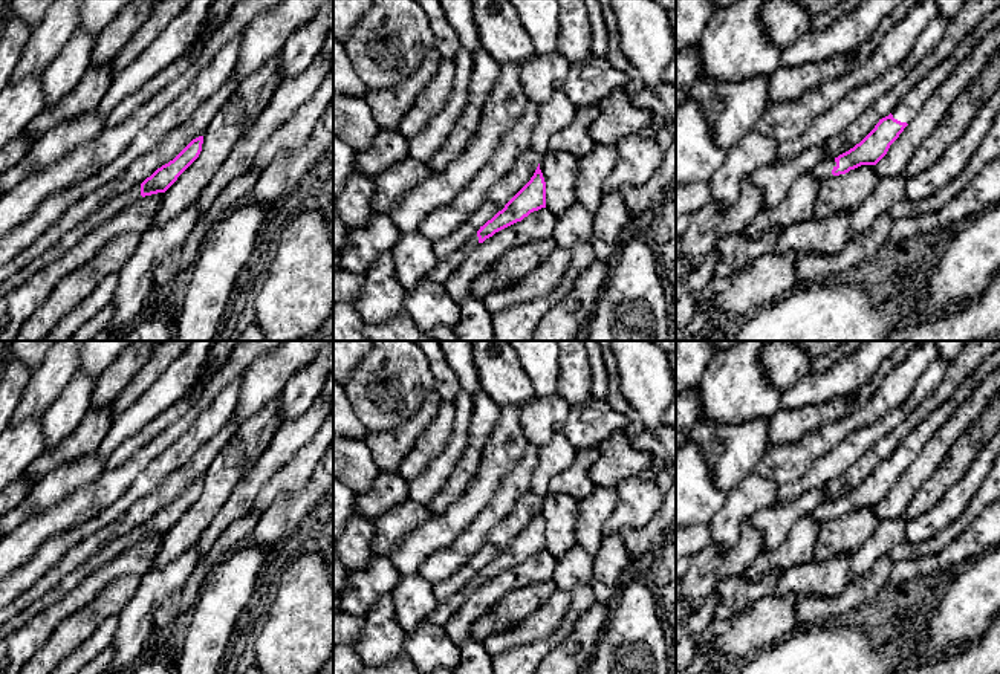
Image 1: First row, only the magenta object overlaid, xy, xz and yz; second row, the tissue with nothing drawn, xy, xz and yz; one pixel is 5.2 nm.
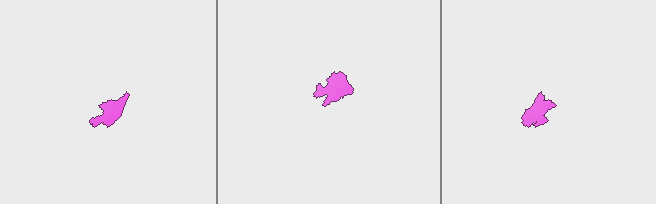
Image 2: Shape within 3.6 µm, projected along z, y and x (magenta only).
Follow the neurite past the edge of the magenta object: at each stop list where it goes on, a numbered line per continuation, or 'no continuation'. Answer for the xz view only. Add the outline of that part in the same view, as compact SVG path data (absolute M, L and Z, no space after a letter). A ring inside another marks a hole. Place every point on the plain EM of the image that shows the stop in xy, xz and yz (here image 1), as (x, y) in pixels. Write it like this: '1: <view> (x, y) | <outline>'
1: xz (445, 609) | M474 576L469 582L462 585L451 598L448 598L446 601L440 601L437 608L430 614L428 622L434 625L445 625L477 588L479 579L477 576Z

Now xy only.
1: xy (110, 549) | M136 527L118 540L104 543L90 558L69 572L69 575L50 591L32 602L26 610L20 611L0 627L0 640L20 630L47 607L60 602L67 593L75 590L89 575L101 569L104 564L116 558L121 552L142 541L141 527Z

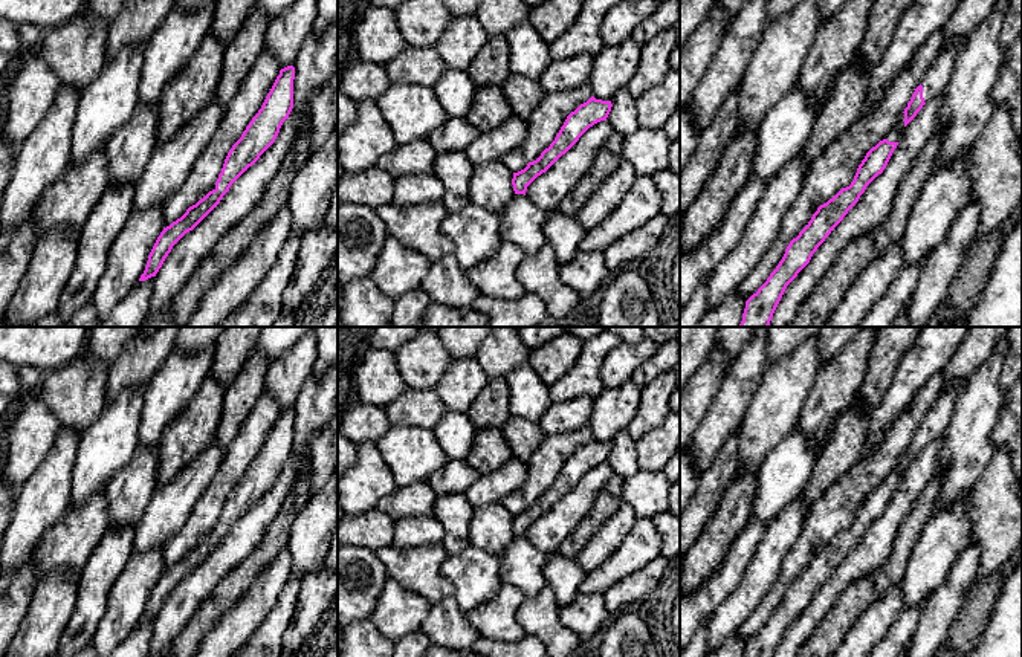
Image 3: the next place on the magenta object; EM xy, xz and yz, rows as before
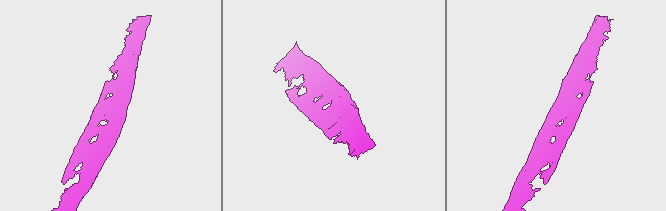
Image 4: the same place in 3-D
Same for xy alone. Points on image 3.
no continuation

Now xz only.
no continuation

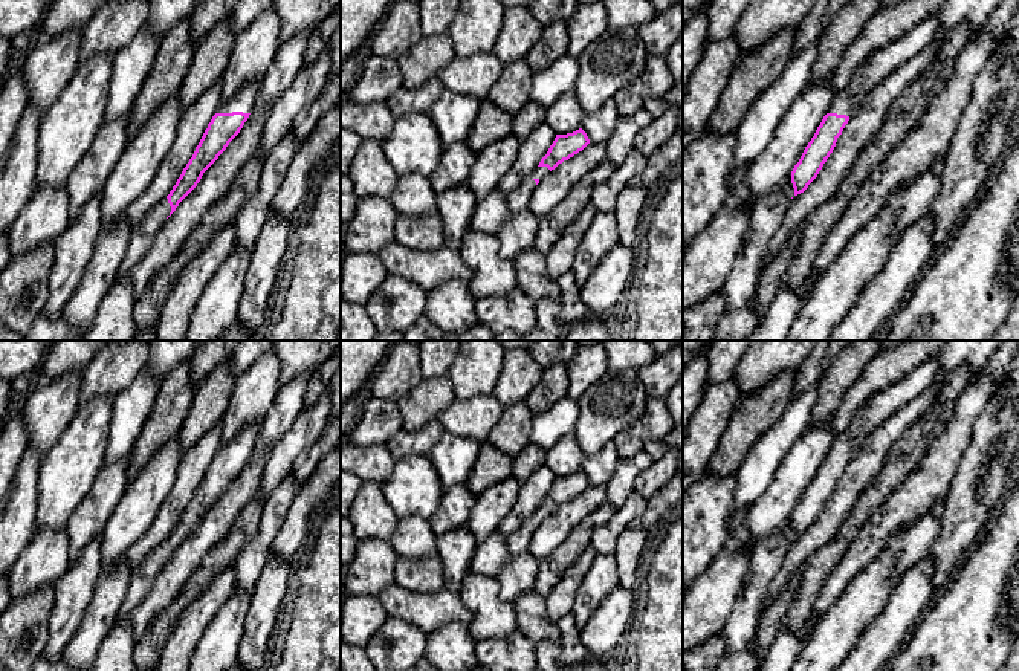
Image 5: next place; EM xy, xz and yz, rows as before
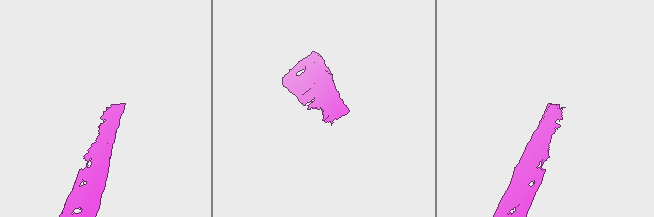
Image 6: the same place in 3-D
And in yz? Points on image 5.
1: yz (880, 407) | M924 362L863 404L851 426L833 440L827 455L852 459L865 439L898 408L920 396L935 378L938 362Z

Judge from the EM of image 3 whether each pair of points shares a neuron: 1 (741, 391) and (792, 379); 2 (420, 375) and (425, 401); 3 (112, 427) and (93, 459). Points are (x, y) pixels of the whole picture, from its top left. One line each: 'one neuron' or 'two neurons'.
1: two neurons
2: two neurons
3: one neuron

